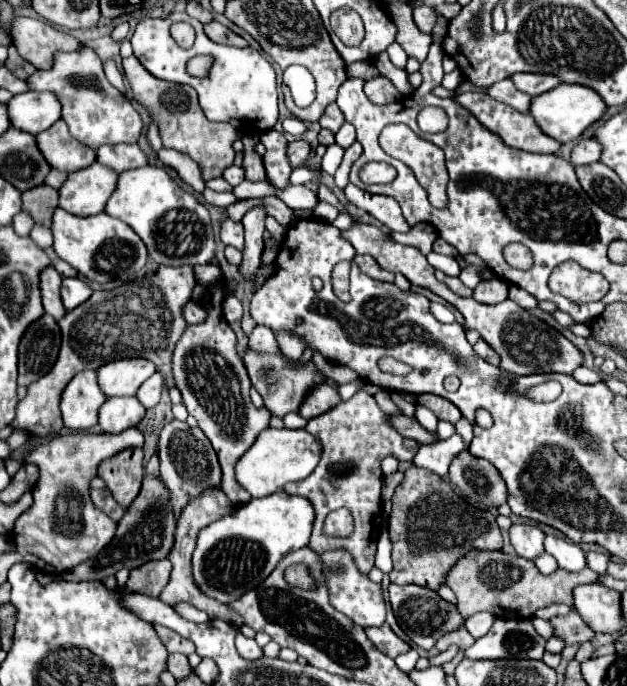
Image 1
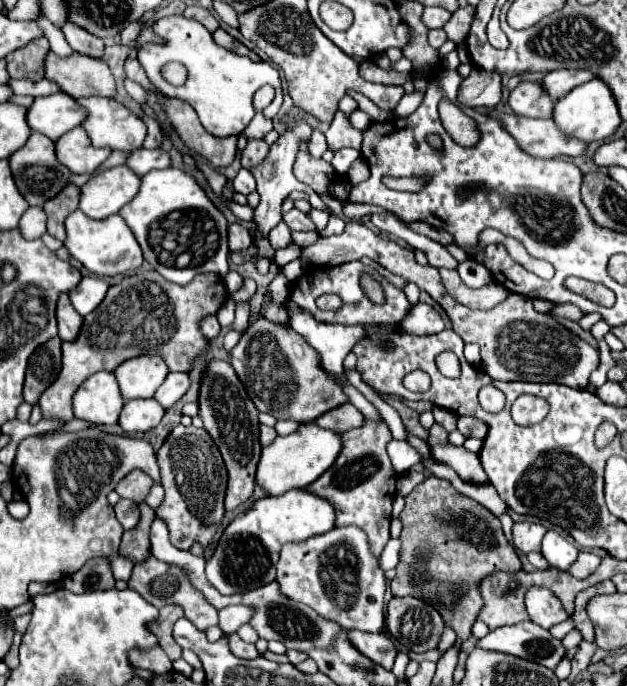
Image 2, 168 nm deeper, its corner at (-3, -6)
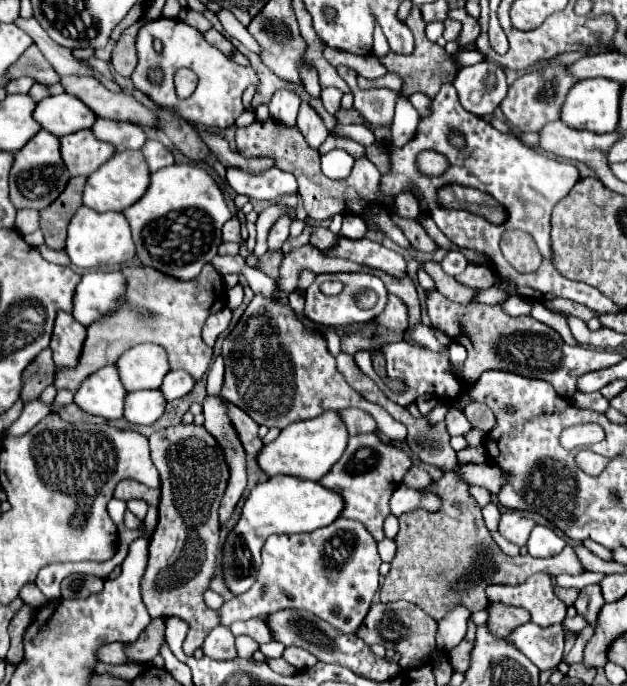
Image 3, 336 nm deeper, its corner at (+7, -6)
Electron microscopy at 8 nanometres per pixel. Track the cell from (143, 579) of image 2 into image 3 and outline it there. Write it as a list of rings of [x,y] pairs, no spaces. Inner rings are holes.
[[[194,423],[156,431],[150,437],[150,457],[162,479],[162,499],[160,499],[160,519],[150,537],[150,547],[148,547],[150,557],[142,579],[142,599],[152,617],[176,615],[190,623],[190,631],[184,641],[184,653],[192,655],[198,647],[202,647],[208,631],[212,631],[220,623],[218,611],[210,609],[204,603],[204,591],[210,587],[210,579],[218,569],[218,555],[220,555],[218,507],[226,491],[230,471],[216,439],[202,425],[194,425]]]

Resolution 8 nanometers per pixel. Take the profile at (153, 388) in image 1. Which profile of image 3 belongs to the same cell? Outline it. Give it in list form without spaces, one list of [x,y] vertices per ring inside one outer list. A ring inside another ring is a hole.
[[[170,371],[166,377],[164,377],[164,383],[160,389],[164,389],[164,397],[166,401],[174,401],[174,399],[180,399],[184,395],[188,395],[194,387],[194,379],[190,373],[186,371]]]

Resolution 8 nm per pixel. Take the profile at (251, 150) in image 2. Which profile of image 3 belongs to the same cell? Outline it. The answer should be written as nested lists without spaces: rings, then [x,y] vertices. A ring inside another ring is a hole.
[[[268,117],[266,121],[254,121],[248,127],[238,127],[236,129],[236,149],[242,157],[270,157],[274,159],[274,163],[292,173],[298,181],[298,195],[302,199],[302,205],[308,213],[310,219],[314,221],[326,221],[332,219],[336,213],[346,213],[346,215],[358,215],[364,219],[366,227],[370,231],[380,231],[378,225],[372,221],[374,217],[370,217],[370,211],[374,207],[382,207],[388,217],[394,221],[394,225],[398,225],[402,229],[402,233],[406,235],[406,239],[410,241],[410,245],[418,251],[428,251],[434,253],[438,249],[438,245],[428,237],[428,233],[424,231],[424,227],[420,225],[418,219],[404,219],[396,213],[396,205],[394,199],[386,197],[380,191],[380,173],[376,169],[376,165],[372,161],[368,161],[366,157],[356,159],[356,165],[352,169],[352,175],[340,183],[332,183],[332,179],[324,179],[324,175],[320,175],[320,153],[318,149],[312,149],[304,135],[300,133],[300,129],[296,125],[288,127],[282,125],[278,121],[274,121],[272,117]]]

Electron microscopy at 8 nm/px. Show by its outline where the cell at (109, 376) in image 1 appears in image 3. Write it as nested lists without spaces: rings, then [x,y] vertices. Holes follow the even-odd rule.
[[[156,343],[132,347],[118,359],[116,367],[120,371],[120,379],[126,391],[158,389],[162,385],[162,379],[170,371],[168,355],[164,347]]]

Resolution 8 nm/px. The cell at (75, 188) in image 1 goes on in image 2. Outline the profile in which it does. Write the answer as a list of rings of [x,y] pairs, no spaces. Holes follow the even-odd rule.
[[[126,165],[106,169],[80,187],[78,209],[92,219],[106,219],[138,193],[138,183],[140,177]]]

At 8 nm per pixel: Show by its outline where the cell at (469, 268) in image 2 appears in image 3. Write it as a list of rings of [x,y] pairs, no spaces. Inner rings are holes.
[[[453,250],[442,259],[444,271],[453,277],[462,273],[468,266],[468,261],[459,250]]]

